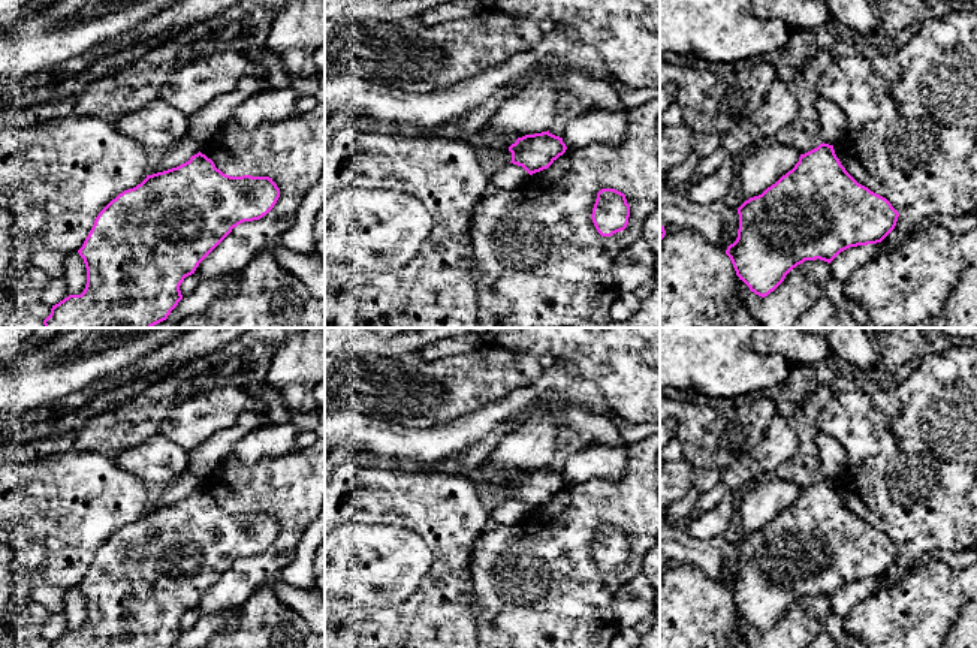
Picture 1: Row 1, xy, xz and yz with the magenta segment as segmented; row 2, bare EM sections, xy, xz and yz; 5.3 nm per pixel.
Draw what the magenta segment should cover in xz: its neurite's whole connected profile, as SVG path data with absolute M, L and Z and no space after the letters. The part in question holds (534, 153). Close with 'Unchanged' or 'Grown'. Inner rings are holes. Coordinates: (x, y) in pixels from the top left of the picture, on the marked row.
M549 130L518 138L509 147L513 165L522 166L530 175L548 169L567 147L563 138L552 135Z. Unchanged

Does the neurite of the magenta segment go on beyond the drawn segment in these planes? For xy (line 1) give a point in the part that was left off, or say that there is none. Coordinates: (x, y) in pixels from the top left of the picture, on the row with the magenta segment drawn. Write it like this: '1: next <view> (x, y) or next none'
1: next none

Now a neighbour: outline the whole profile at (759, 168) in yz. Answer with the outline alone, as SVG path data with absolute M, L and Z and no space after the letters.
M772 144L768 147L754 145L736 165L736 177L745 201L762 195L782 175L794 168L800 153L791 145Z

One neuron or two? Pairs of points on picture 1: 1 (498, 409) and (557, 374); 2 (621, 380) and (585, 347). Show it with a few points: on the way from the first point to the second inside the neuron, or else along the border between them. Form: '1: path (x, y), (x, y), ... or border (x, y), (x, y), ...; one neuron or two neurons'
1: path (513, 403), (527, 398), (542, 385); one neuron
2: path (612, 371), (594, 353); one neuron

